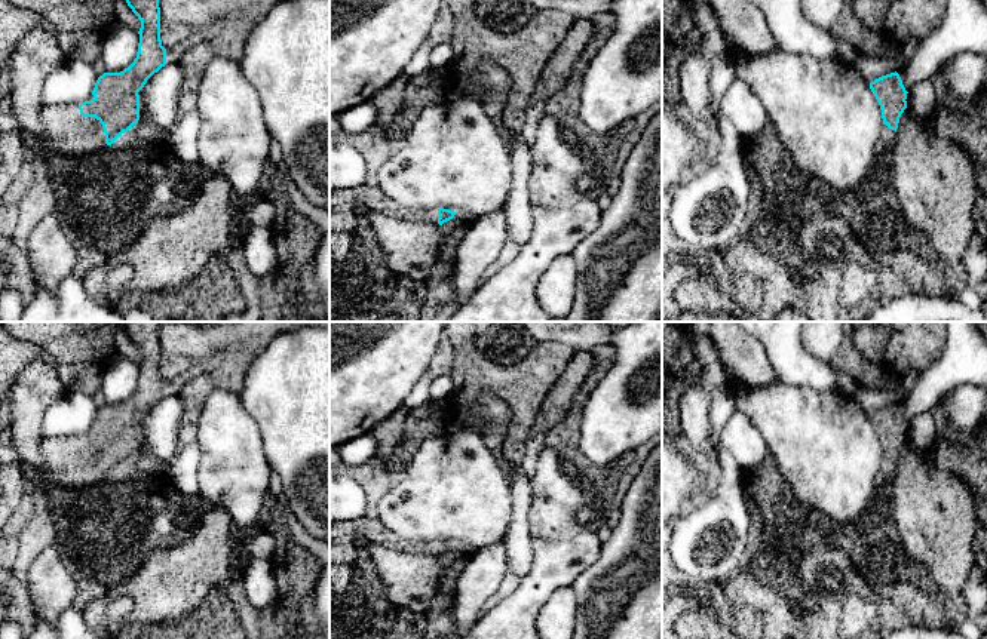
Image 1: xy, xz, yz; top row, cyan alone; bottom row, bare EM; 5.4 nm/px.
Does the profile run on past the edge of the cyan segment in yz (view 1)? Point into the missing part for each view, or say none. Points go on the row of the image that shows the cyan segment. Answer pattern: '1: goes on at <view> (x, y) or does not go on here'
1: goes on at yz (886, 138)

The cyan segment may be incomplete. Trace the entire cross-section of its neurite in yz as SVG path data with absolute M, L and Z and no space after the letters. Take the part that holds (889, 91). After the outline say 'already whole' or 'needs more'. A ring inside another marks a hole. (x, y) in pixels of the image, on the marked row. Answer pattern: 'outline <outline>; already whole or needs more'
outline M896 71L876 79L870 83L870 89L882 110L883 129L879 142L885 148L892 148L896 138L899 117L907 108L908 92Z; needs more

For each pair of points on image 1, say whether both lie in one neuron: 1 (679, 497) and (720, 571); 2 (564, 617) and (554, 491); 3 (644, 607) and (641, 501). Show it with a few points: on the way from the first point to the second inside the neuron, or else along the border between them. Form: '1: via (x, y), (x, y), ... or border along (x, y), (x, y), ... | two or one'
1: border along (711, 488), (698, 504), (689, 509) | two
2: border along (570, 584), (560, 586), (545, 602), (539, 614) | two
3: via (644, 580), (644, 528) | one

